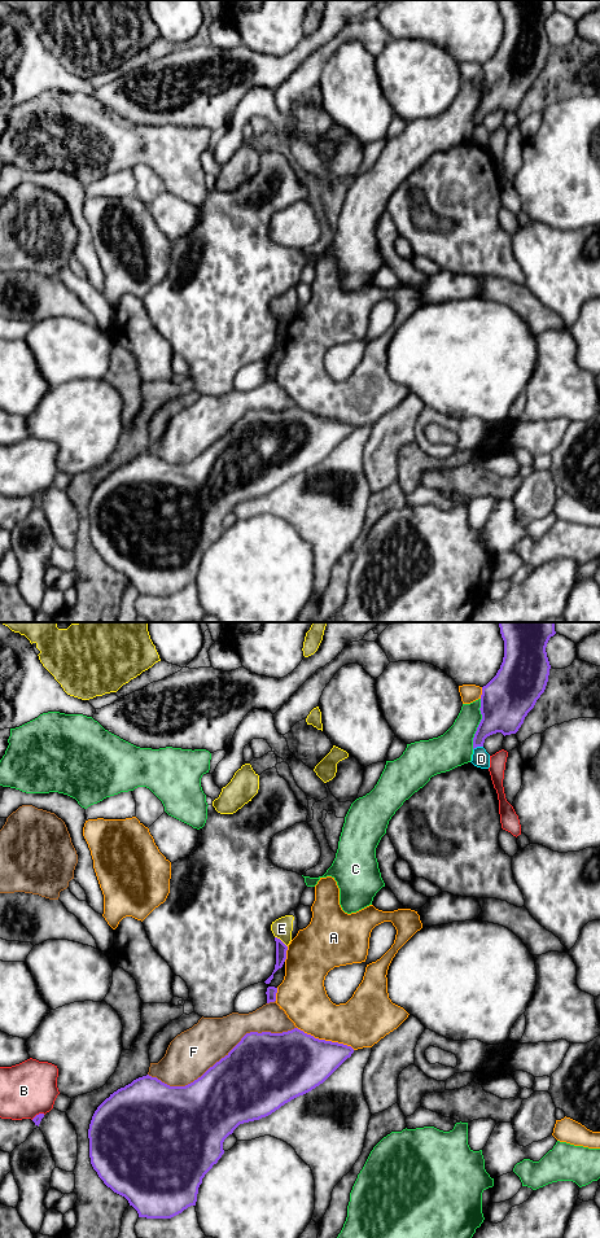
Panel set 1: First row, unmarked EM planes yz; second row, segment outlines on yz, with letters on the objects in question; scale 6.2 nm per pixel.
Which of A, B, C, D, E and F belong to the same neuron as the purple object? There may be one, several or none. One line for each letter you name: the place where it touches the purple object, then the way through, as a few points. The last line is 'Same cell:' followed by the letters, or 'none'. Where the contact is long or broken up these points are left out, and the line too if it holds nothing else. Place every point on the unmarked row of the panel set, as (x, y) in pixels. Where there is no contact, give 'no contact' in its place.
Same cell: none

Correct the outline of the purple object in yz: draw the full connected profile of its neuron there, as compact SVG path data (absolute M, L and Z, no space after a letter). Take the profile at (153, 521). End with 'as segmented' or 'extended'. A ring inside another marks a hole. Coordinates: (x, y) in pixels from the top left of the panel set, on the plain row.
M298 406L283 411L250 410L224 436L185 464L170 464L149 452L139 455L110 472L95 489L88 507L91 542L108 565L128 578L139 595L171 596L196 583L202 556L222 535L224 517L240 502L266 495L311 469L352 430L351 424L315 416Z; as segmented

